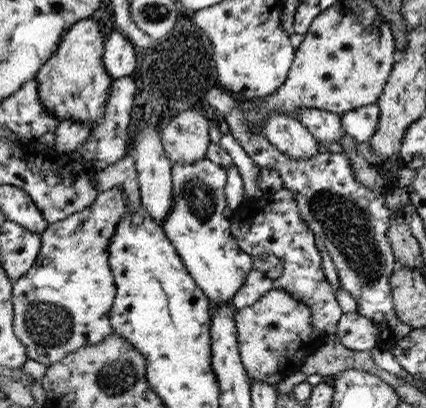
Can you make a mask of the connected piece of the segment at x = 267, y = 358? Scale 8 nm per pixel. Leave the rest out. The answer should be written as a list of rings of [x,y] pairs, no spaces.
[[[272,289],[256,304],[237,309],[236,325],[241,361],[246,363],[251,381],[260,379],[275,387],[292,370],[298,370],[302,362],[321,347],[326,337],[314,330],[312,307],[295,299],[286,289]]]

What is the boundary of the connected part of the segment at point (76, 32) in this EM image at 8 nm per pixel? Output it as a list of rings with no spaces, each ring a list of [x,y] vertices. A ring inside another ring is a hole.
[[[94,19],[78,21],[65,32],[57,52],[49,58],[34,79],[40,86],[42,104],[45,104],[46,110],[55,114],[60,122],[62,118],[73,118],[85,122],[90,128],[101,123],[113,85],[113,79],[106,71],[104,56],[105,38],[100,34],[100,26]]]

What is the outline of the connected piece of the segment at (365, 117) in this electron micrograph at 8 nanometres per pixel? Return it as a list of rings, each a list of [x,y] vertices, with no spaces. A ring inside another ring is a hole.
[[[377,104],[362,106],[341,116],[342,129],[358,143],[368,142],[380,124],[380,108]]]

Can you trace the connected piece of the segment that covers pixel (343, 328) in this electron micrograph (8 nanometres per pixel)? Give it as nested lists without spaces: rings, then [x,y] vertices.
[[[359,312],[342,314],[336,335],[349,350],[370,351],[377,345],[379,334],[374,321]]]

